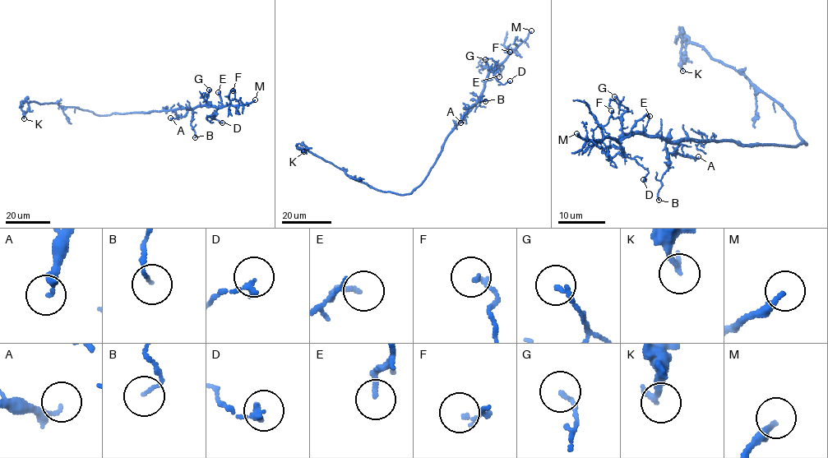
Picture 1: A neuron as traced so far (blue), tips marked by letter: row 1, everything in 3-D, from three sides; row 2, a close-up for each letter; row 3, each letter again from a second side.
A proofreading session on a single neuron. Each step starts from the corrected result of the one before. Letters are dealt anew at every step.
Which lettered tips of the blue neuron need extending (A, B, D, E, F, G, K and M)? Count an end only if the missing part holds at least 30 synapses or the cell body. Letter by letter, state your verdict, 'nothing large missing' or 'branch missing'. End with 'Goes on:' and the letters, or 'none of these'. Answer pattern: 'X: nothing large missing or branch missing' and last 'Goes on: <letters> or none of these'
A: nothing large missing
B: nothing large missing
D: nothing large missing
E: nothing large missing
F: nothing large missing
G: nothing large missing
K: nothing large missing
M: branch missing
Goes on: M

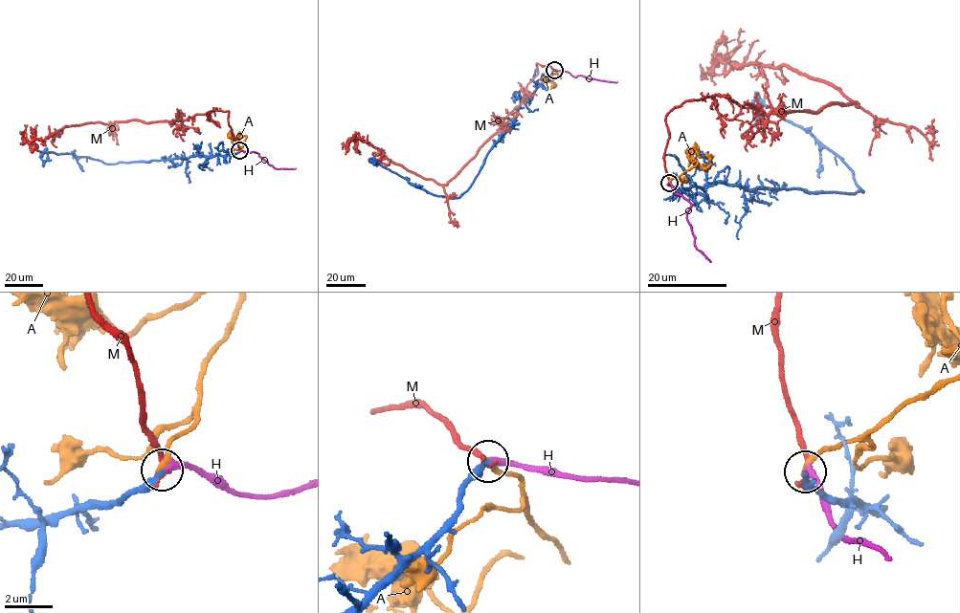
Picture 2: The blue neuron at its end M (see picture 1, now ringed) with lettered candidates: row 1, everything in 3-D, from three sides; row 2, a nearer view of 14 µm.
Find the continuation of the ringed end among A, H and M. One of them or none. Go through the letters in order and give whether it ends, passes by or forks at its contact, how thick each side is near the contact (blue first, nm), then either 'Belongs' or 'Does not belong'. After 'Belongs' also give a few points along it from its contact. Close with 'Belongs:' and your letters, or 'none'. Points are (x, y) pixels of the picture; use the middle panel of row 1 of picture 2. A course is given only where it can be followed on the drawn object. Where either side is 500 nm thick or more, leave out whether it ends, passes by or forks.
A: It ends there. Thickness 320 nm (blue) against 220 nm. Does not belong
H: It ends there. Thickness 280 nm (blue) against 300 nm. Belongs. Its course: (554, 70), (567, 71), (574, 76), (580, 75), (617, 82)
M: It ends there. Thickness 360 nm (blue) against 240 nm. Does not belong
Belongs: H

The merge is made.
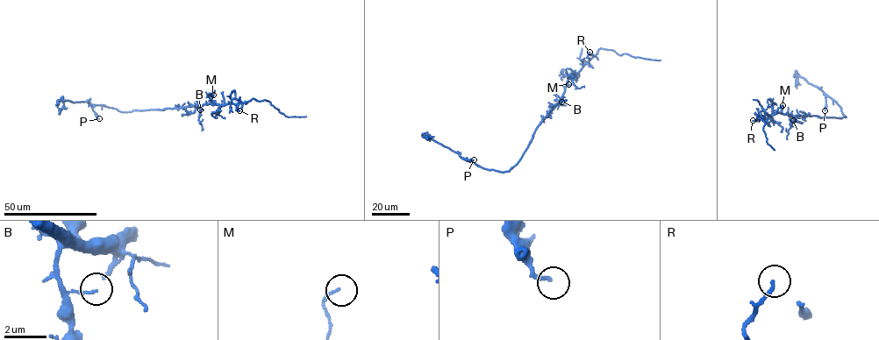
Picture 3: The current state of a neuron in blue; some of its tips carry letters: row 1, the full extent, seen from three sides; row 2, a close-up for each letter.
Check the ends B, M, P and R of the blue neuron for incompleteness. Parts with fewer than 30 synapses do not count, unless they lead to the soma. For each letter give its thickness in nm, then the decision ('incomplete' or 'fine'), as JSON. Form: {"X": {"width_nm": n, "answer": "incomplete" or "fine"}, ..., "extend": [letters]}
{"B": {"width_nm": 100, "answer": "fine"}, "M": {"width_nm": 110, "answer": "fine"}, "P": {"width_nm": 130, "answer": "fine"}, "R": {"width_nm": 150, "answer": "fine"}, "extend": []}

